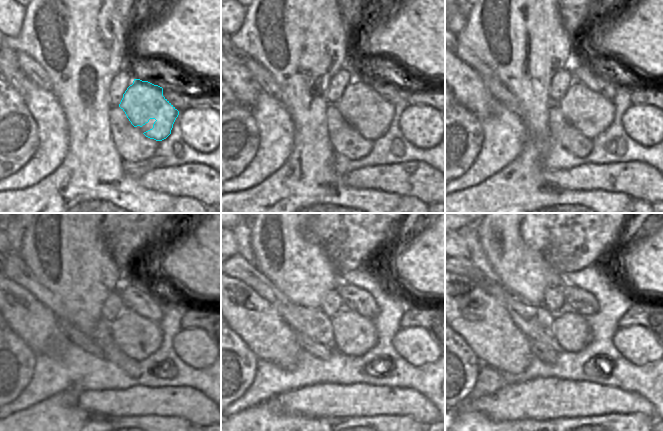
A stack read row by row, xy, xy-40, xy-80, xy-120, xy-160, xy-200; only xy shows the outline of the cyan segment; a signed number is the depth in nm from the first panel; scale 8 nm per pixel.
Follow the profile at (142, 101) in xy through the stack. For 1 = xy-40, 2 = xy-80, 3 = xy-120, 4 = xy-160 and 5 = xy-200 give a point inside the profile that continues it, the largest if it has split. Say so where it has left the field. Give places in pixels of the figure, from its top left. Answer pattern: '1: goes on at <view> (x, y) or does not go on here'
1: goes on at xy-40 (360, 104)
2: goes on at xy-80 (581, 106)
3: goes on at xy-120 (131, 332)
4: goes on at xy-160 (353, 333)
5: goes on at xy-200 (572, 332)

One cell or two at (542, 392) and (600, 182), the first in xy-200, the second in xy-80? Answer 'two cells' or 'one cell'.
one cell

